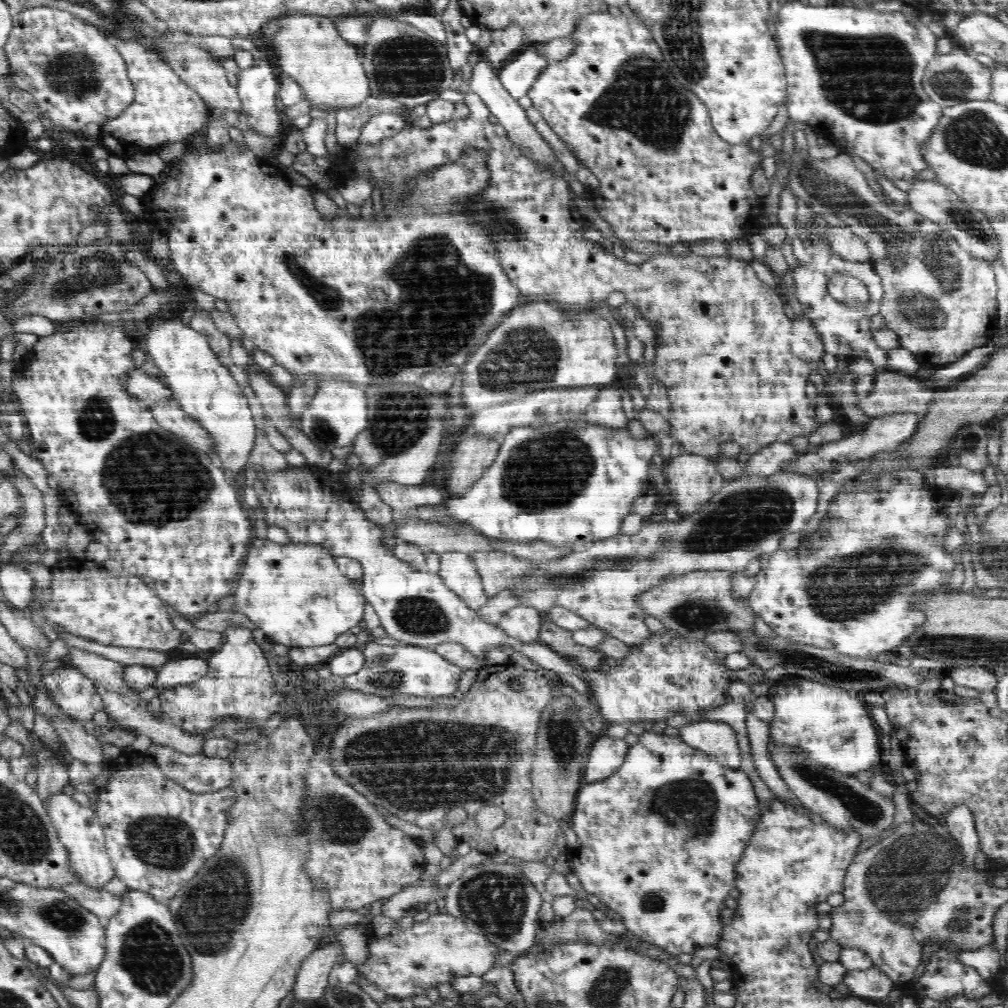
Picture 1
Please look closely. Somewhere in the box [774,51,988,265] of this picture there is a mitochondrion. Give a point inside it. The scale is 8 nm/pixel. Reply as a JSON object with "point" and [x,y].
{"point":[951,83]}

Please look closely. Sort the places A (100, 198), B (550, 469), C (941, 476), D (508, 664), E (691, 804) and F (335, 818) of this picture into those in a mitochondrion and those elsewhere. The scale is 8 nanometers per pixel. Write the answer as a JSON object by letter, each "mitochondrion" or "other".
{"A":"other","B":"mitochondrion","C":"other","D":"other","E":"mitochondrion","F":"mitochondrion"}

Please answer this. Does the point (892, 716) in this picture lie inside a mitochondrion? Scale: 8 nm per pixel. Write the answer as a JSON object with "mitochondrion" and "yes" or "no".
{"mitochondrion":"no"}

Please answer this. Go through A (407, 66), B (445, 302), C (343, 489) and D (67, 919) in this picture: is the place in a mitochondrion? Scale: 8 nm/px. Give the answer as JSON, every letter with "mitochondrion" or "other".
{"A":"mitochondrion","B":"mitochondrion","C":"other","D":"mitochondrion"}

